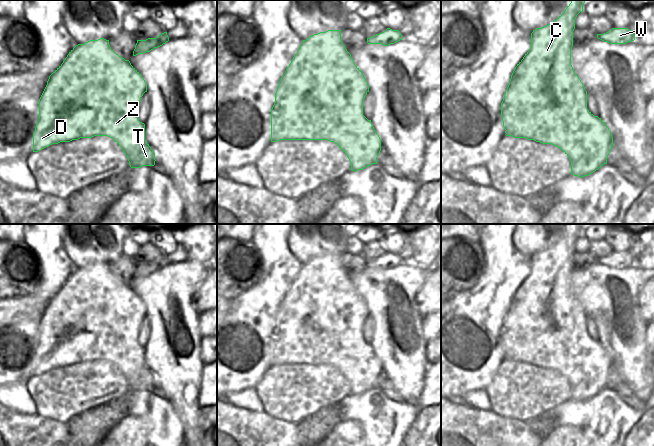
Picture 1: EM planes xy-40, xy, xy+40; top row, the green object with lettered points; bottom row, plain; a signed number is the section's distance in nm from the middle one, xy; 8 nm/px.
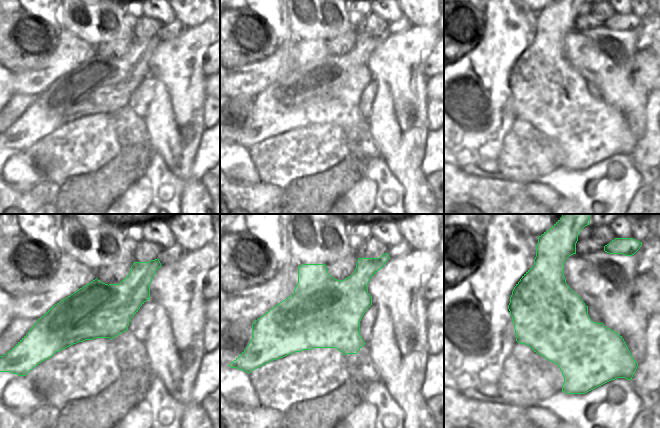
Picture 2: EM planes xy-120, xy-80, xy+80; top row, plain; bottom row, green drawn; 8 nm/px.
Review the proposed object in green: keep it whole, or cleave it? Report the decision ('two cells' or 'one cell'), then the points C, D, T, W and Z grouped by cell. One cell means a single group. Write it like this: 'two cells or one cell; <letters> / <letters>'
two cells; C T Z / D W

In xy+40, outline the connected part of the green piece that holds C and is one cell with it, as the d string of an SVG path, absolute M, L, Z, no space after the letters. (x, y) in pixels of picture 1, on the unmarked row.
M572 224L571 227L567 230L565 235L553 246L550 248L542 251L536 252L531 257L531 271L529 275L525 278L523 283L517 288L515 291L511 303L509 305L509 309L505 315L504 322L510 322L511 325L509 327L510 330L516 328L518 325L521 327L523 333L518 334L517 337L523 341L524 349L522 352L515 351L515 343L513 341L513 335L510 334L508 336L503 337L503 351L506 354L506 360L512 360L514 362L526 362L528 364L534 364L536 366L540 366L542 368L552 368L558 372L560 372L570 383L571 385L571 398L574 400L578 400L580 402L584 400L588 400L601 392L604 388L607 388L607 381L613 371L613 361L611 359L611 355L605 348L605 346L599 342L598 340L594 340L588 333L587 333L587 315L585 314L583 317L579 314L579 312L570 306L564 299L571 299L571 295L573 291L571 289L571 273L573 271L573 255L575 253L575 243L580 236L583 236L583 229L586 224Z

